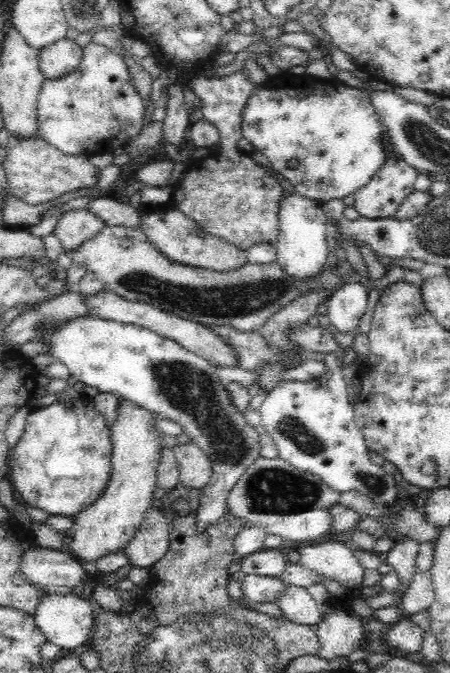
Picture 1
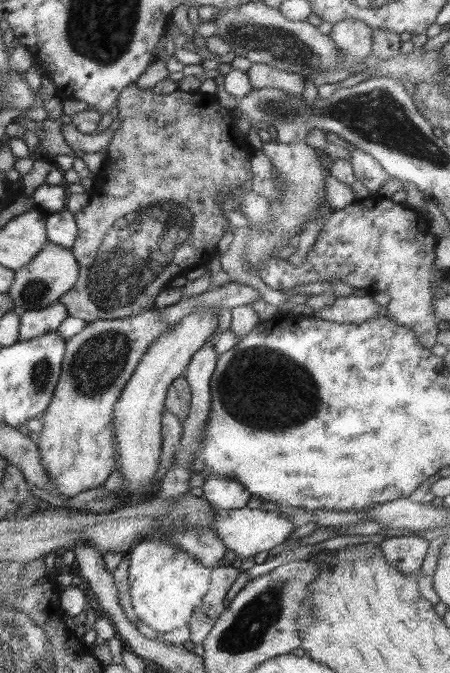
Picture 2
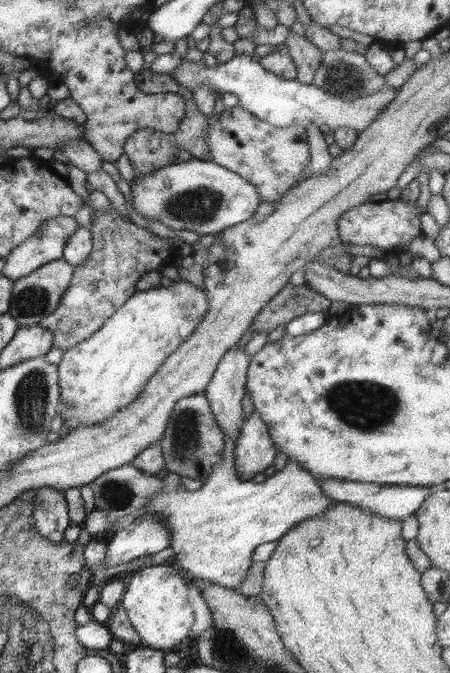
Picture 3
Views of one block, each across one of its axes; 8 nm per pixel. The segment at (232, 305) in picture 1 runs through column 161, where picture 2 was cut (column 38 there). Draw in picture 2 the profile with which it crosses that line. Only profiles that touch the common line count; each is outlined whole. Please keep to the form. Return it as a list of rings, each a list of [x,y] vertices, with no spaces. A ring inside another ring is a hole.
[[[45,243],[25,267],[14,272],[11,287],[7,292],[14,305],[13,311],[19,313],[50,306],[75,285],[78,276],[79,269],[70,250],[58,244]]]

